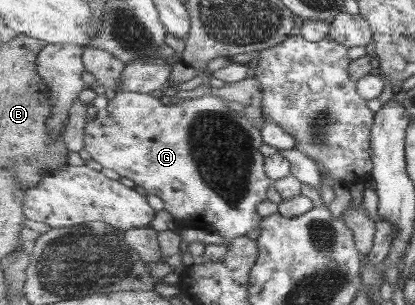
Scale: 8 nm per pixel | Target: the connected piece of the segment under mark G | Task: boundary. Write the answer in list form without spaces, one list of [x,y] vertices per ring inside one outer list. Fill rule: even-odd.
[[[122,91],[117,93],[113,99],[109,101],[107,106],[99,109],[95,118],[85,124],[84,129],[84,146],[90,156],[103,168],[110,168],[121,177],[131,179],[135,184],[141,186],[148,194],[155,194],[164,201],[164,210],[169,212],[172,218],[177,222],[181,220],[181,224],[185,222],[185,226],[201,226],[201,230],[219,233],[229,242],[233,239],[247,236],[249,232],[260,228],[261,221],[264,219],[259,216],[257,206],[267,200],[268,192],[273,184],[272,178],[266,173],[266,157],[261,154],[261,146],[263,146],[264,138],[261,135],[260,128],[253,124],[245,113],[235,111],[229,108],[220,96],[213,95],[209,92],[202,92],[202,97],[193,99],[182,99],[180,102],[171,106],[165,106],[159,98],[154,98],[151,94],[141,94],[140,92]]]

